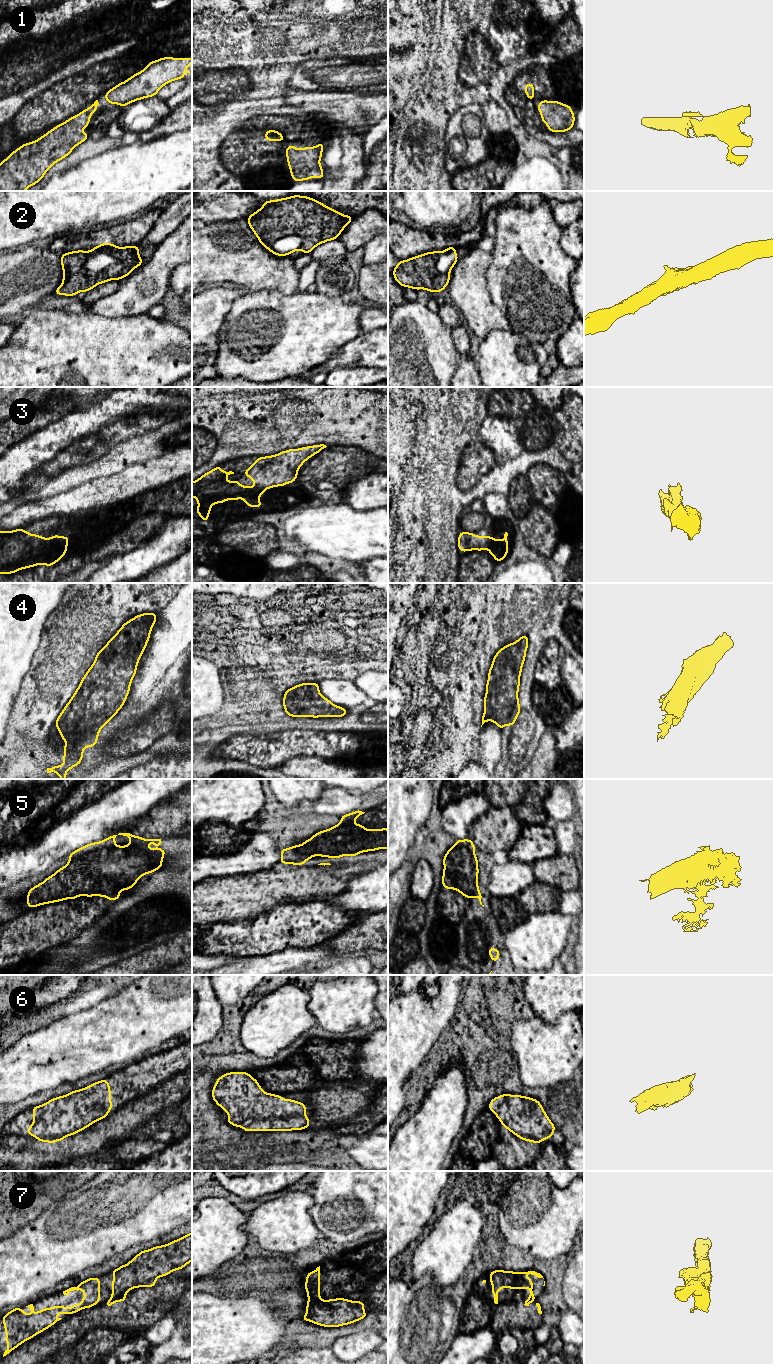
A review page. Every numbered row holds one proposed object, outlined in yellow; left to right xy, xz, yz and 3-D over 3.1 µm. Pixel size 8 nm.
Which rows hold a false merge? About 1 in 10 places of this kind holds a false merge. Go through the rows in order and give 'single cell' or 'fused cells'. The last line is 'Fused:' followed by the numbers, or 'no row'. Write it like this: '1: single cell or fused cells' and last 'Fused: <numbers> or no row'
1: single cell
2: single cell
3: single cell
4: single cell
5: single cell
6: single cell
7: single cell
Fused: no row

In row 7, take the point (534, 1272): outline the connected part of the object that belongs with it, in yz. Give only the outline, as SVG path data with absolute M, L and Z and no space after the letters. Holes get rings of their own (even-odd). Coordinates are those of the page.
M494 1270L488 1273L491 1277L491 1284L493 1288L490 1290L494 1294L494 1303L498 1304L498 1291L500 1288L511 1288L511 1289L522 1289L528 1288L530 1290L530 1295L525 1301L525 1306L529 1306L530 1303L535 1301L535 1294L533 1292L533 1281L526 1278L525 1274L532 1274L538 1278L543 1278L543 1276L536 1270L526 1270L523 1272L512 1272L503 1270ZM543 1278L544 1279L544 1278Z

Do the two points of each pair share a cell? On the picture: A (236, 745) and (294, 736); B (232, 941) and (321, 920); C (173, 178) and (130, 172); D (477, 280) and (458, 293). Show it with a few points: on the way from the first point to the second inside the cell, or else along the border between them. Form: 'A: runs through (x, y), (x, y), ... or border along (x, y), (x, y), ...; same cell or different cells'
A: runs through (250, 745), (280, 745); same cell
B: runs through (254, 936), (287, 925), (299, 925); same cell
C: runs through (162, 178), (141, 178); same cell
D: runs through (472, 283), (463, 291); same cell

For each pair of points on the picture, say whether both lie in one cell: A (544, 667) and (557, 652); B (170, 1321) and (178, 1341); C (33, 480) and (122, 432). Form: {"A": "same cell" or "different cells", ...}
{"A": "same cell", "B": "different cells", "C": "same cell"}

